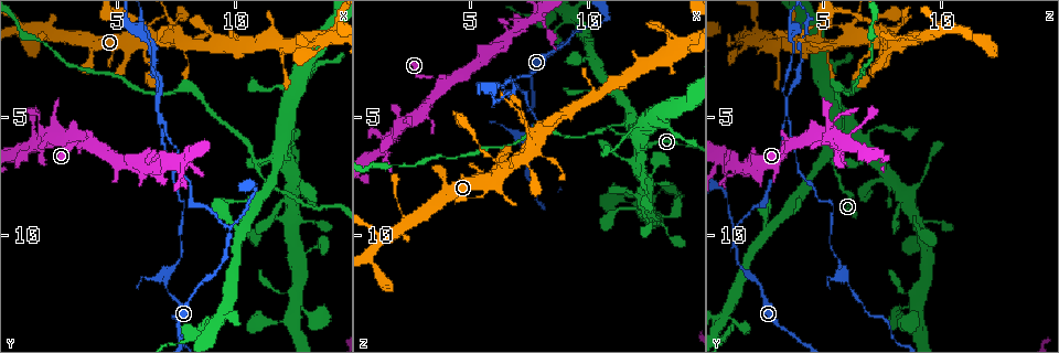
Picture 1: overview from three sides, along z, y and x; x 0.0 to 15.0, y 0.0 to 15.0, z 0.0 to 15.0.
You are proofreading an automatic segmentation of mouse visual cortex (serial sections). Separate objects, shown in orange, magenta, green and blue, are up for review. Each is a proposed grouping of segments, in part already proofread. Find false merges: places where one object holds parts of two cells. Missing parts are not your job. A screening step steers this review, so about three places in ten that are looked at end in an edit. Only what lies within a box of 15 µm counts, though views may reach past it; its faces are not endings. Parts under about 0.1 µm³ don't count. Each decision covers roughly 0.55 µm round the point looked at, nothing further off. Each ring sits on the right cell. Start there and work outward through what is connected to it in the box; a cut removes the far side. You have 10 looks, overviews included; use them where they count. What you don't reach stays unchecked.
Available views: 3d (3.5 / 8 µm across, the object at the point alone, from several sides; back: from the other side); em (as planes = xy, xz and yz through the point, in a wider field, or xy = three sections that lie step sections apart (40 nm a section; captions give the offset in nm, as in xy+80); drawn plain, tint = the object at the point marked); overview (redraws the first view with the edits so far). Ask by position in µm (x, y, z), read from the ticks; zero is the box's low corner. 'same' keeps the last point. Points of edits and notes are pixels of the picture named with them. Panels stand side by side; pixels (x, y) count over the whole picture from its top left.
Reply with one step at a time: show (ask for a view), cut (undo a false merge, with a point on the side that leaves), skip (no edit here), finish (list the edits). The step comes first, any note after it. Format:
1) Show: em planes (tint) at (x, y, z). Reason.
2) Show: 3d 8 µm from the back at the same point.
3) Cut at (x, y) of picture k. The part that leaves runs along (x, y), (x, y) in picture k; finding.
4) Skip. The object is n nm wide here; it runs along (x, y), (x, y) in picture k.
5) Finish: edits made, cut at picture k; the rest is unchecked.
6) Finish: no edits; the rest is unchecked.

Show: em xy step 3 (tint) at (9.8, 9.8, 1.3). Three-way junction.

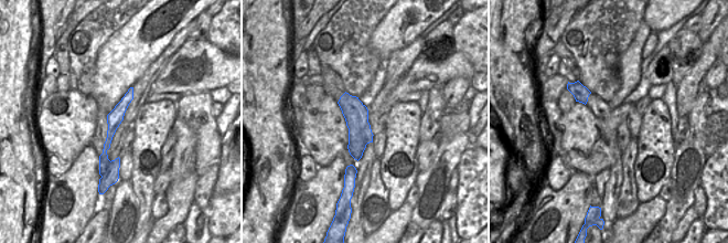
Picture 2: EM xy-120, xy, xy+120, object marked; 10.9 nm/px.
Show: 3d 3.5 µm at the same point. Wider look.

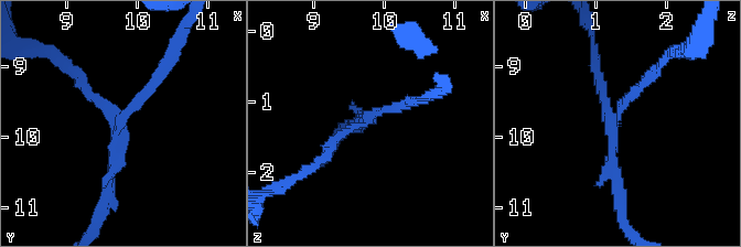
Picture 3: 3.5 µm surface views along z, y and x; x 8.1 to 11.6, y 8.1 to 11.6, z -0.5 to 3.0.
Cut at (87, 92) of picture 3. The object is 260 nm wide here; a border runs along (110, 161), (104, 175) in picture 2; a second cell is stuck on.

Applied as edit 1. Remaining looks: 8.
Show: 3d 8 µm at (3.7, 6.1, 3.5). Sudden change in width.

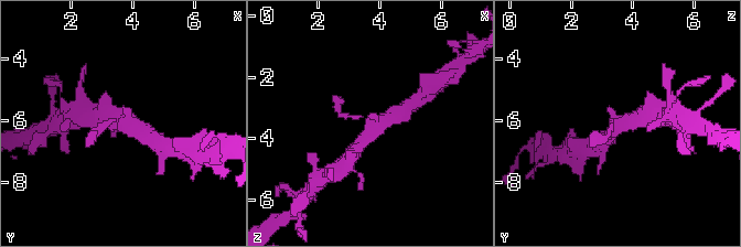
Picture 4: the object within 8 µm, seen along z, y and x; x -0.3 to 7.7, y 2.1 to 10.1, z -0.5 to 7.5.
Show: 3d 3.5 µm at (3.8, 6.1, 3.6).

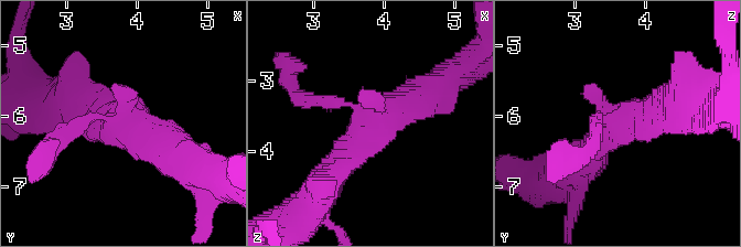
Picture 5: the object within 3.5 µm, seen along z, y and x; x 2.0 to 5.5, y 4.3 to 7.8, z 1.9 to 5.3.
Show: em xy step 2 (tint) at (3.85, 6.15, 3.55). Need the tissue.

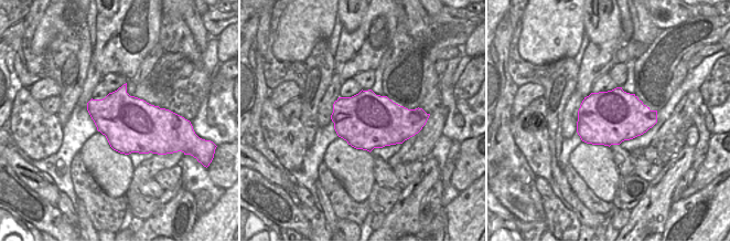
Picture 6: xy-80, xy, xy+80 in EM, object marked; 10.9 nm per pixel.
Skip. It runs along (60, 135), (110, 118), (182, 159) in picture 5; all the same cell.

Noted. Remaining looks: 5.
Show: 3d 3.5 µm at (6.2, 1.2, 7.2). Four arms meet.

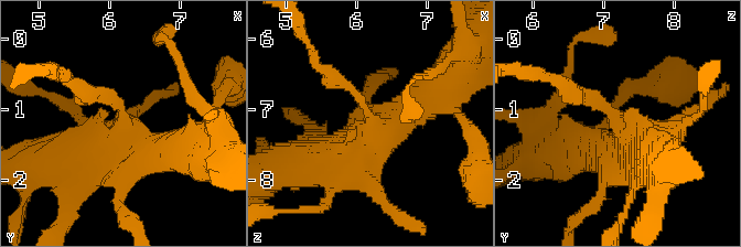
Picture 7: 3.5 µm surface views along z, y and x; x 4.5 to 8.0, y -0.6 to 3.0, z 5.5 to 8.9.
Show: em xy step 3 (tint) at (6.20, 1.25, 7.30). Need the tissue.

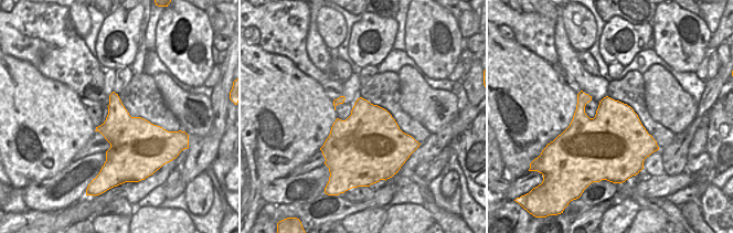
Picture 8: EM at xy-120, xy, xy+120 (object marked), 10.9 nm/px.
Skip. The object is 700 nm wide here; it runs along (303, 161), (372, 141), (436, 88) in picture 7; continuous, no second cell.

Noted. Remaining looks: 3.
Show: 3d 8 µm at (10.8, 7.1, 5.4).

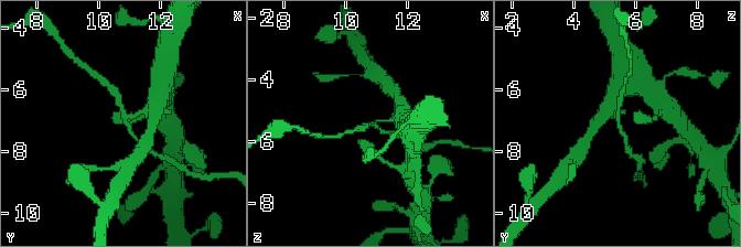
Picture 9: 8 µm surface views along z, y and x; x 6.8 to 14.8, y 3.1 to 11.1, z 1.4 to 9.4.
Show: 3d 3.5 µm from the back at (10.9, 7.0, 5.4).

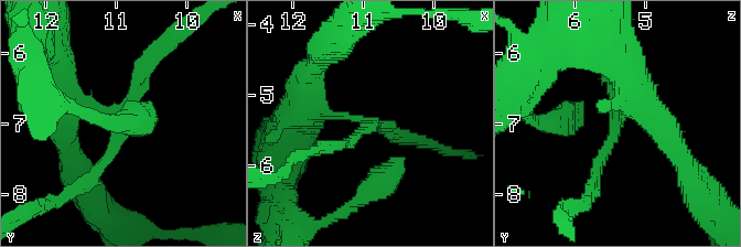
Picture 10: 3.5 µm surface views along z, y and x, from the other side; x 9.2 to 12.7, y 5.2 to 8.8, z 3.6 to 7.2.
Show: em planes (tint) at (10.85, 7.05, 5.45). 3 arms meet here; the arms are 150, 150, 200 nm wide; now the EM.

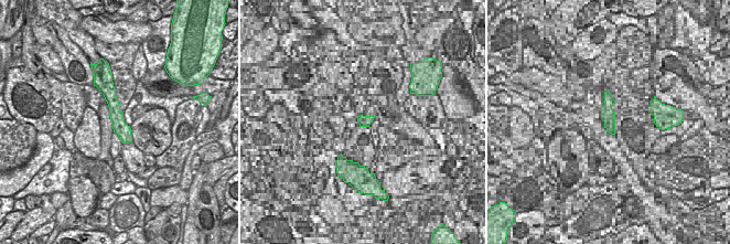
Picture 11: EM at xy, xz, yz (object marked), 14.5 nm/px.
Cut at (76, 117) of picture 10. The object is 220 nm wide here; the part that leaves runs along (115, 118), (71, 98), (44, 51) in picture 10; a second cell is stuck on.

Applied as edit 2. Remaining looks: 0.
Finish: edits made, cut at picture 3, cut at picture 10; the rest is unchecked.

